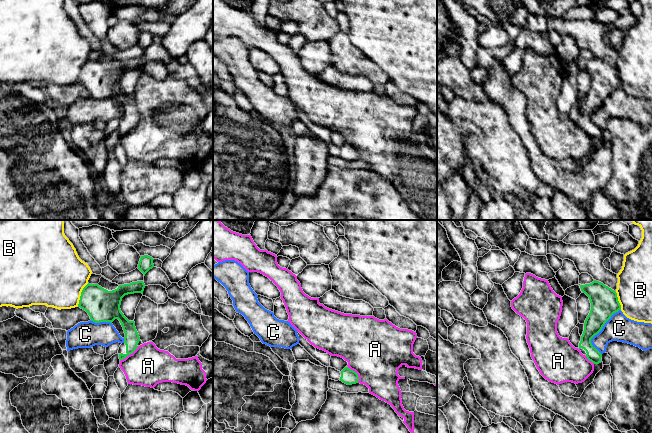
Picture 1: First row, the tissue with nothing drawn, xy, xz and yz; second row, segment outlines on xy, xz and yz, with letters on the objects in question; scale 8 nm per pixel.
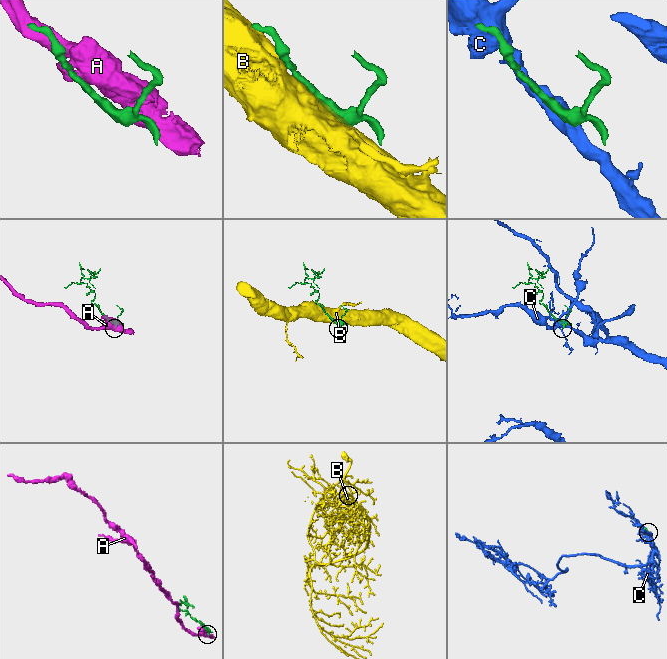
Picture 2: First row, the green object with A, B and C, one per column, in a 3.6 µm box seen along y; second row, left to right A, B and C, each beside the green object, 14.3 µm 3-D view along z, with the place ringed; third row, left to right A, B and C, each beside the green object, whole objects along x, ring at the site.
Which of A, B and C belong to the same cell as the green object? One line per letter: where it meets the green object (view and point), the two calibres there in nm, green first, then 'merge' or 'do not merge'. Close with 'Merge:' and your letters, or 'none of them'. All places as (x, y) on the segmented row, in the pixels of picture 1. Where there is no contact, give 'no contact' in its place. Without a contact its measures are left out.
A: contact xy (129, 354); calibres 120 and 320 nm; do not merge
B: contact xy (81, 295); calibres 260 and 460 nm; do not merge
C: contact yz (599, 331); calibres 220 and 220 nm; do not merge
Merge: none of them

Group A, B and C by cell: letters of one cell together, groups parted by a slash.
A / B / C

